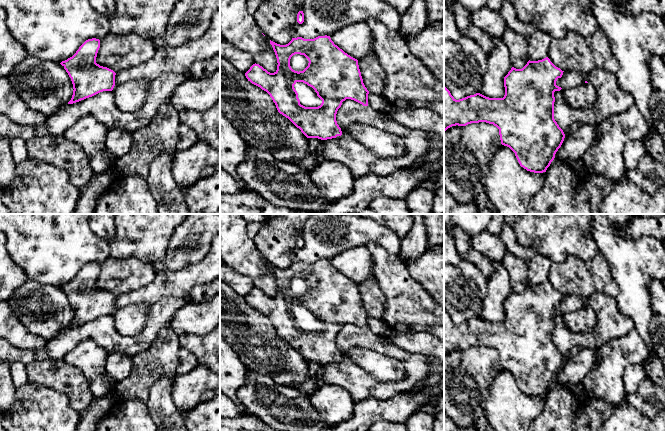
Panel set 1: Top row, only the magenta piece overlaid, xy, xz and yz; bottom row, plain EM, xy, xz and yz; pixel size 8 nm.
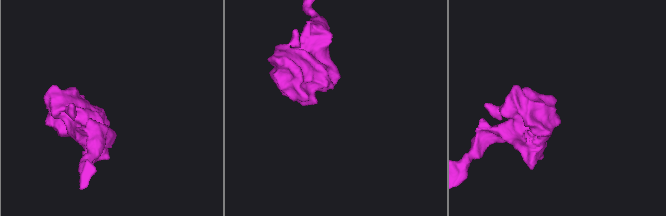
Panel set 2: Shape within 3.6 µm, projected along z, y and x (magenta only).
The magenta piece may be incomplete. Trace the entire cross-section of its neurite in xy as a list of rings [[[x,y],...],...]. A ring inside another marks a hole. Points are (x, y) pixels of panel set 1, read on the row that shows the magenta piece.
[[[88,39],[72,57],[60,63],[71,78],[74,89],[68,104],[79,102],[103,91],[111,91],[119,110],[138,112],[146,101],[150,87],[149,80],[138,79],[121,85],[116,84],[116,73],[96,63],[99,48],[99,39]]]

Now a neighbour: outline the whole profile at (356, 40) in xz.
[[[366,22],[348,25],[332,33],[330,38],[335,45],[357,60],[373,53],[372,33]]]

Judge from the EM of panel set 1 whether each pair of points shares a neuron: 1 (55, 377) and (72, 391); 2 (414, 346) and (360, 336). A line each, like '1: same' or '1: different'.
1: same
2: different

